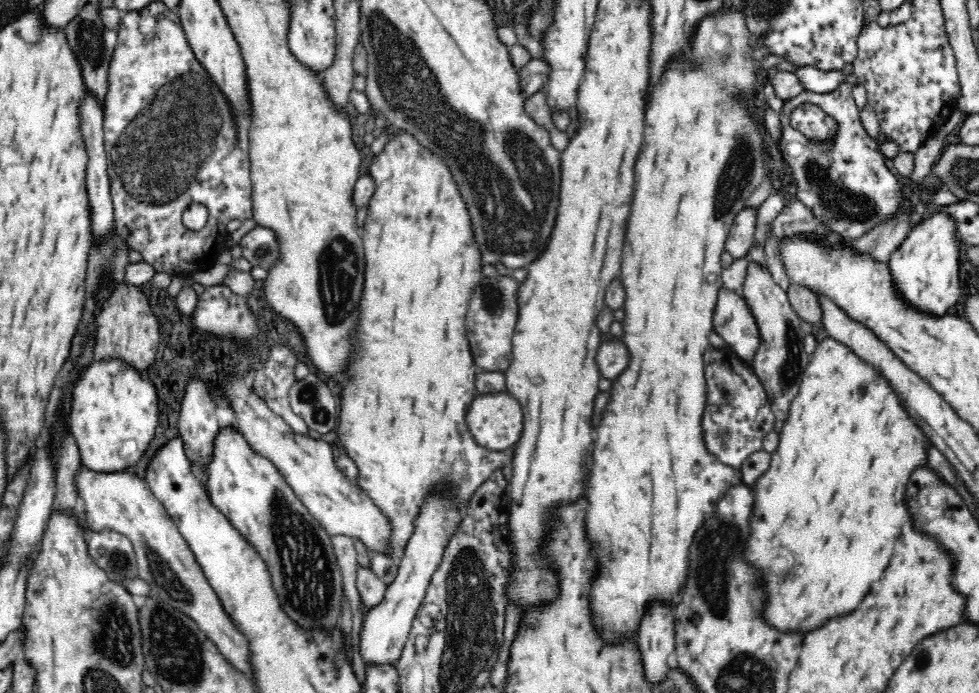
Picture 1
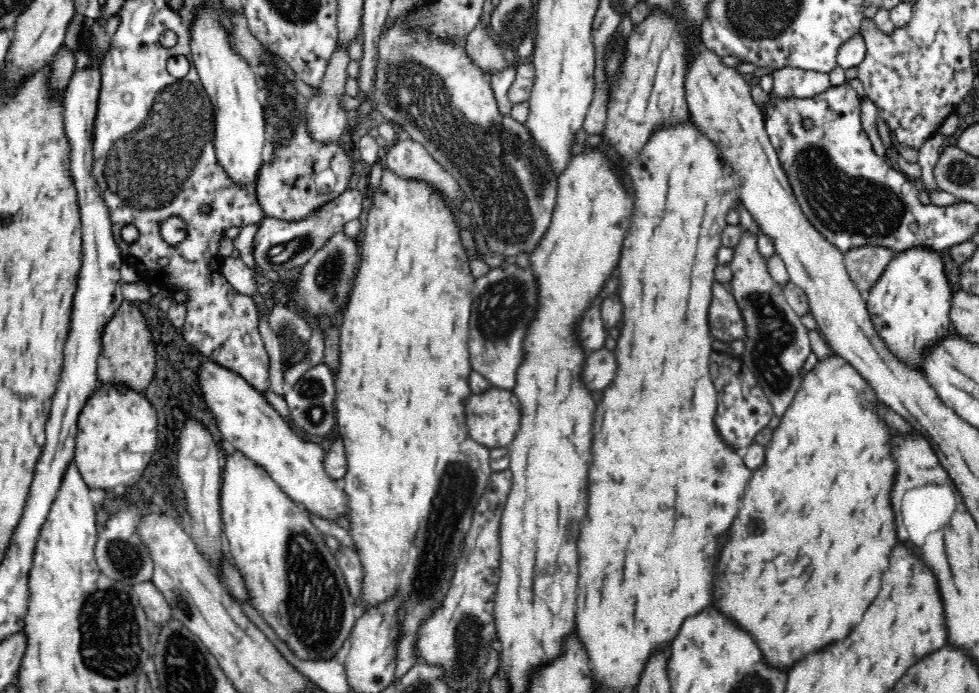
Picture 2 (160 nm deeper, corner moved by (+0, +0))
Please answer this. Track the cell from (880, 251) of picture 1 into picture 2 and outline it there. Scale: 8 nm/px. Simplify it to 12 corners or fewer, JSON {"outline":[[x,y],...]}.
{"outline":[[870,246],[843,254],[849,278],[863,295],[896,257]]}

